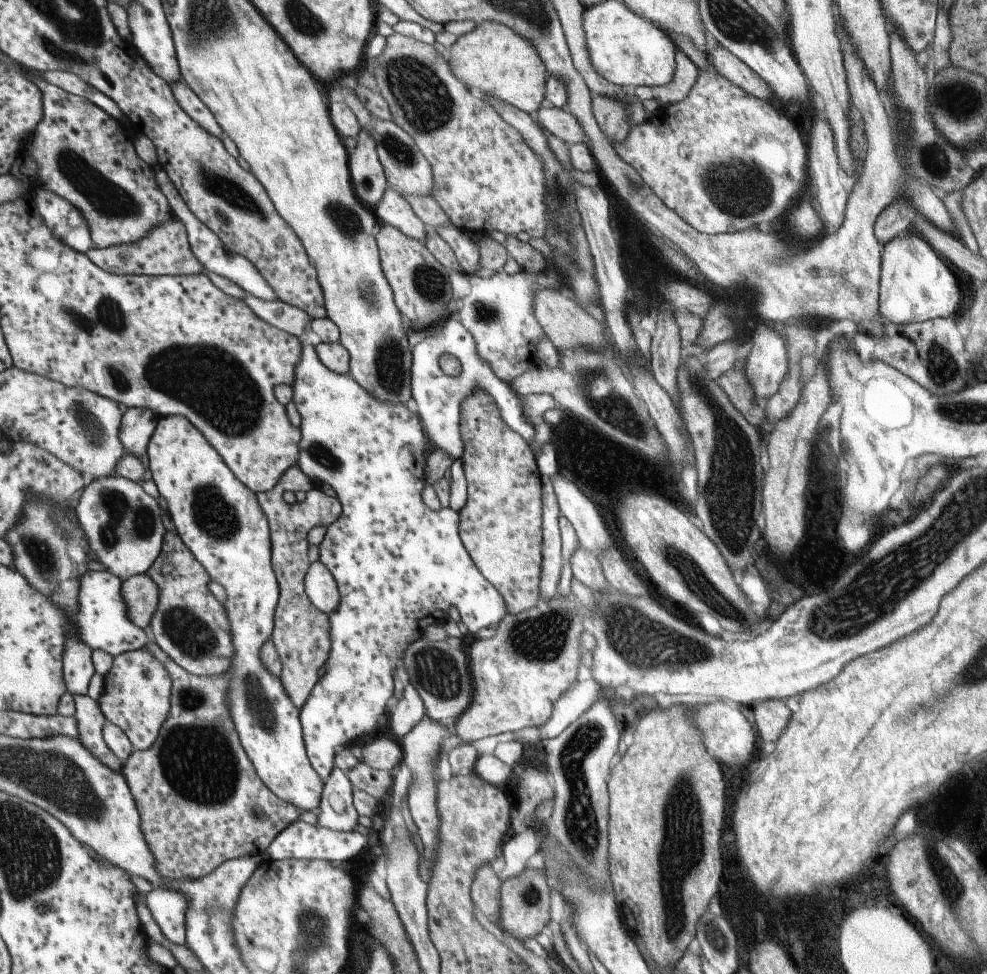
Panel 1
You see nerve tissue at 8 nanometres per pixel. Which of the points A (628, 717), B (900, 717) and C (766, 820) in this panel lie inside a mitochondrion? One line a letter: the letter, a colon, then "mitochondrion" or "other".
A: other
B: mitochondrion
C: other

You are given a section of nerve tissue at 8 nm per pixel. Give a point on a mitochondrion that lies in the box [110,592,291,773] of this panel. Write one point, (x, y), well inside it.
(189, 633)

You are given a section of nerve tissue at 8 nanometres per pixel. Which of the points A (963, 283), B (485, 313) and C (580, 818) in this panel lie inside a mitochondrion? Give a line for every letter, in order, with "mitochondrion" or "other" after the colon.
A: other
B: mitochondrion
C: mitochondrion

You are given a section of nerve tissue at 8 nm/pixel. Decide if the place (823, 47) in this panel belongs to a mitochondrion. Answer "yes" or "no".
no

